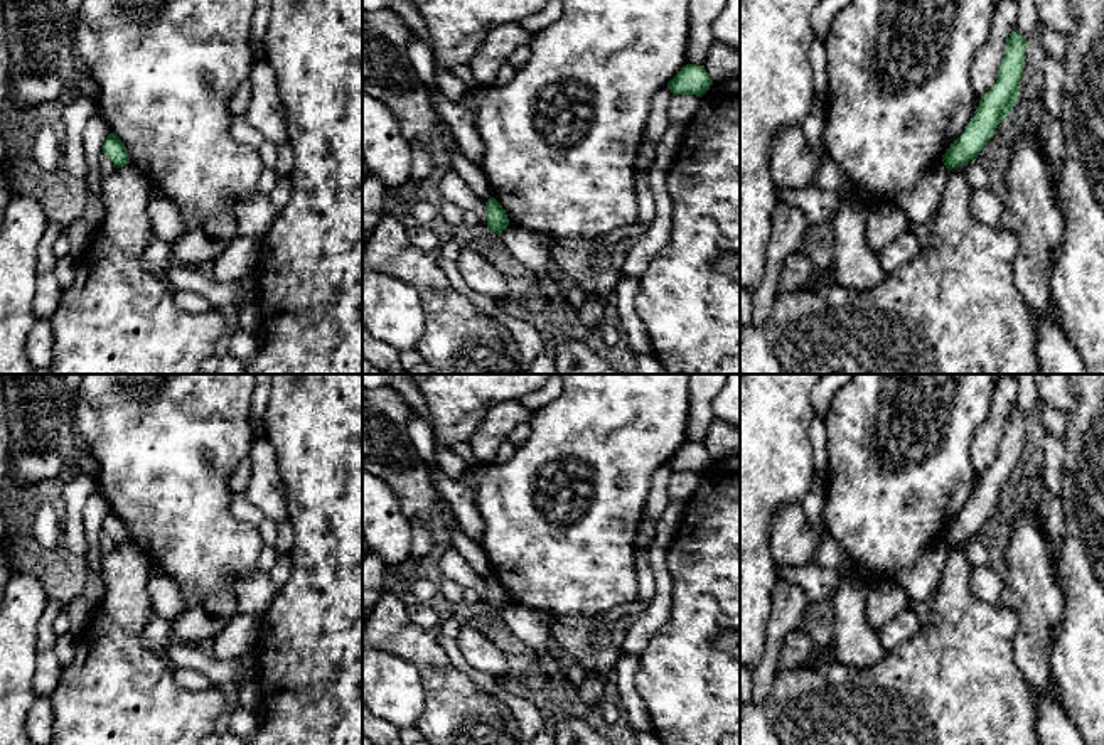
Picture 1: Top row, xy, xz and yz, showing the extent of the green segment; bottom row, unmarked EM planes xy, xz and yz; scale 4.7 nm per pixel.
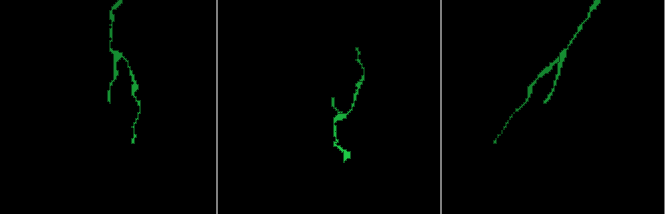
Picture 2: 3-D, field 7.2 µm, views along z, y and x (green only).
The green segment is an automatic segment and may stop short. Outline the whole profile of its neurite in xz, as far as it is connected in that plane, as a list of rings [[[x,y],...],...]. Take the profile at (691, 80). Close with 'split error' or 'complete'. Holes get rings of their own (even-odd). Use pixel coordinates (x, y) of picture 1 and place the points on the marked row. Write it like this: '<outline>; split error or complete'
[[[686,64],[681,71],[667,83],[673,96],[676,94],[696,94],[703,96],[710,86],[711,79],[705,66]]]; complete

